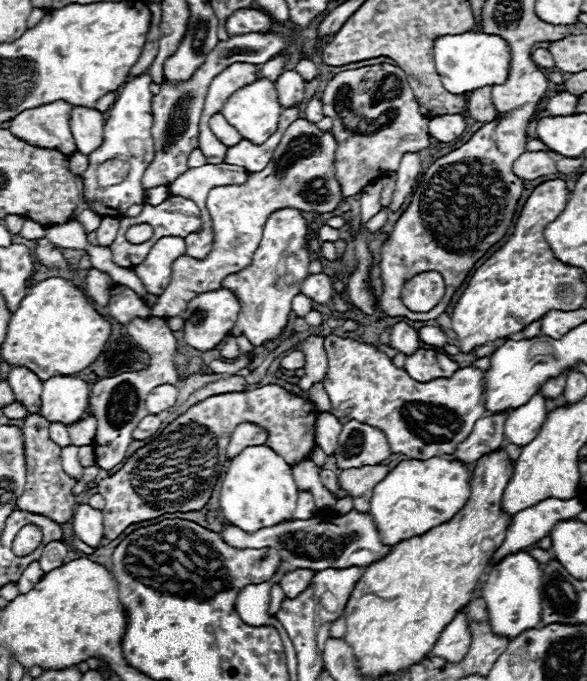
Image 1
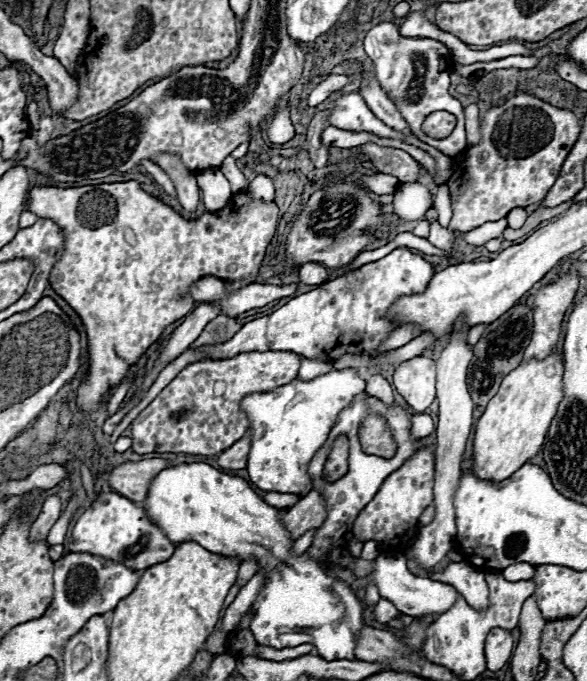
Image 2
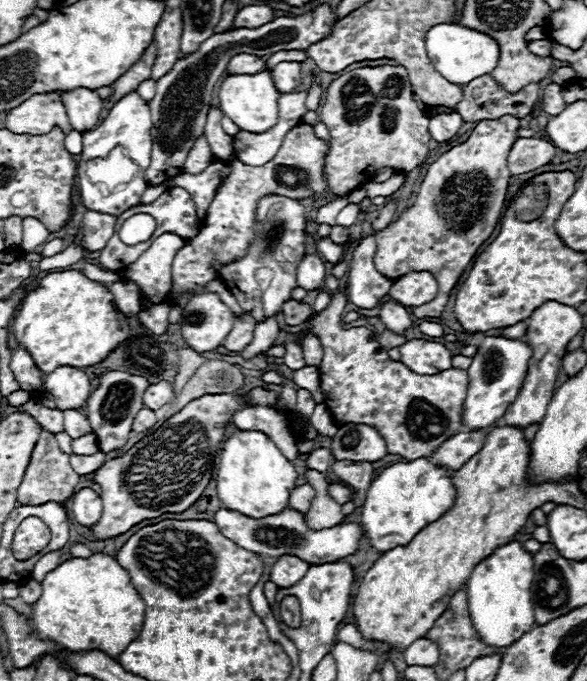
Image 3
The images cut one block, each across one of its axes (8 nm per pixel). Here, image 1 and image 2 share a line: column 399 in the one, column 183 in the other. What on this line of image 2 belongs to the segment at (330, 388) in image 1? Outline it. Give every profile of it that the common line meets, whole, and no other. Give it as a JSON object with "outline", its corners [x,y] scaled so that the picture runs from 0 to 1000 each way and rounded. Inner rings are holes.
{"outline":[[[474,514],[412,517],[395,526],[320,535],[225,620],[225,658],[235,667],[293,664],[365,670],[392,658],[426,628],[409,587],[429,576],[460,576],[463,570],[494,564],[508,552],[508,540],[508,520]],[[371,561],[385,564],[378,579],[365,573]]]}

